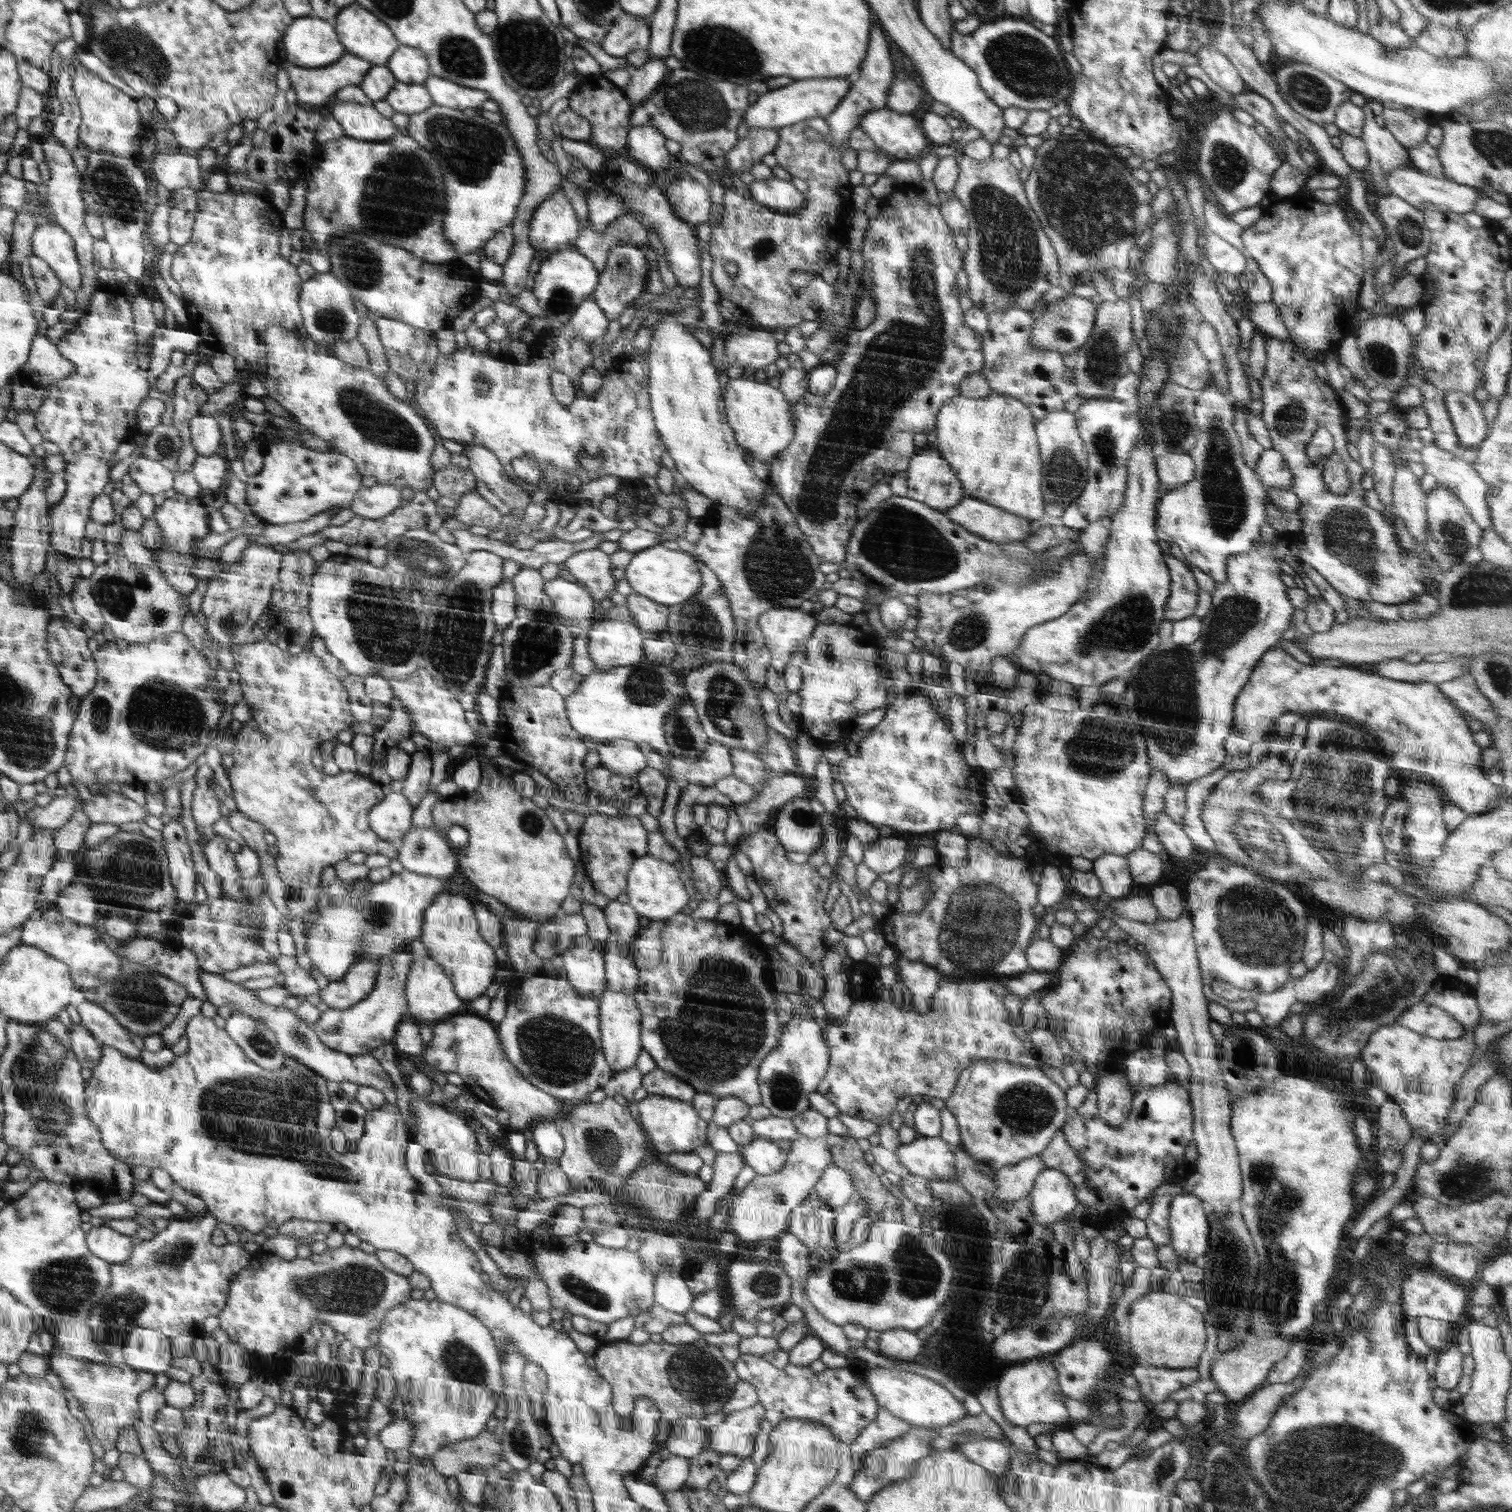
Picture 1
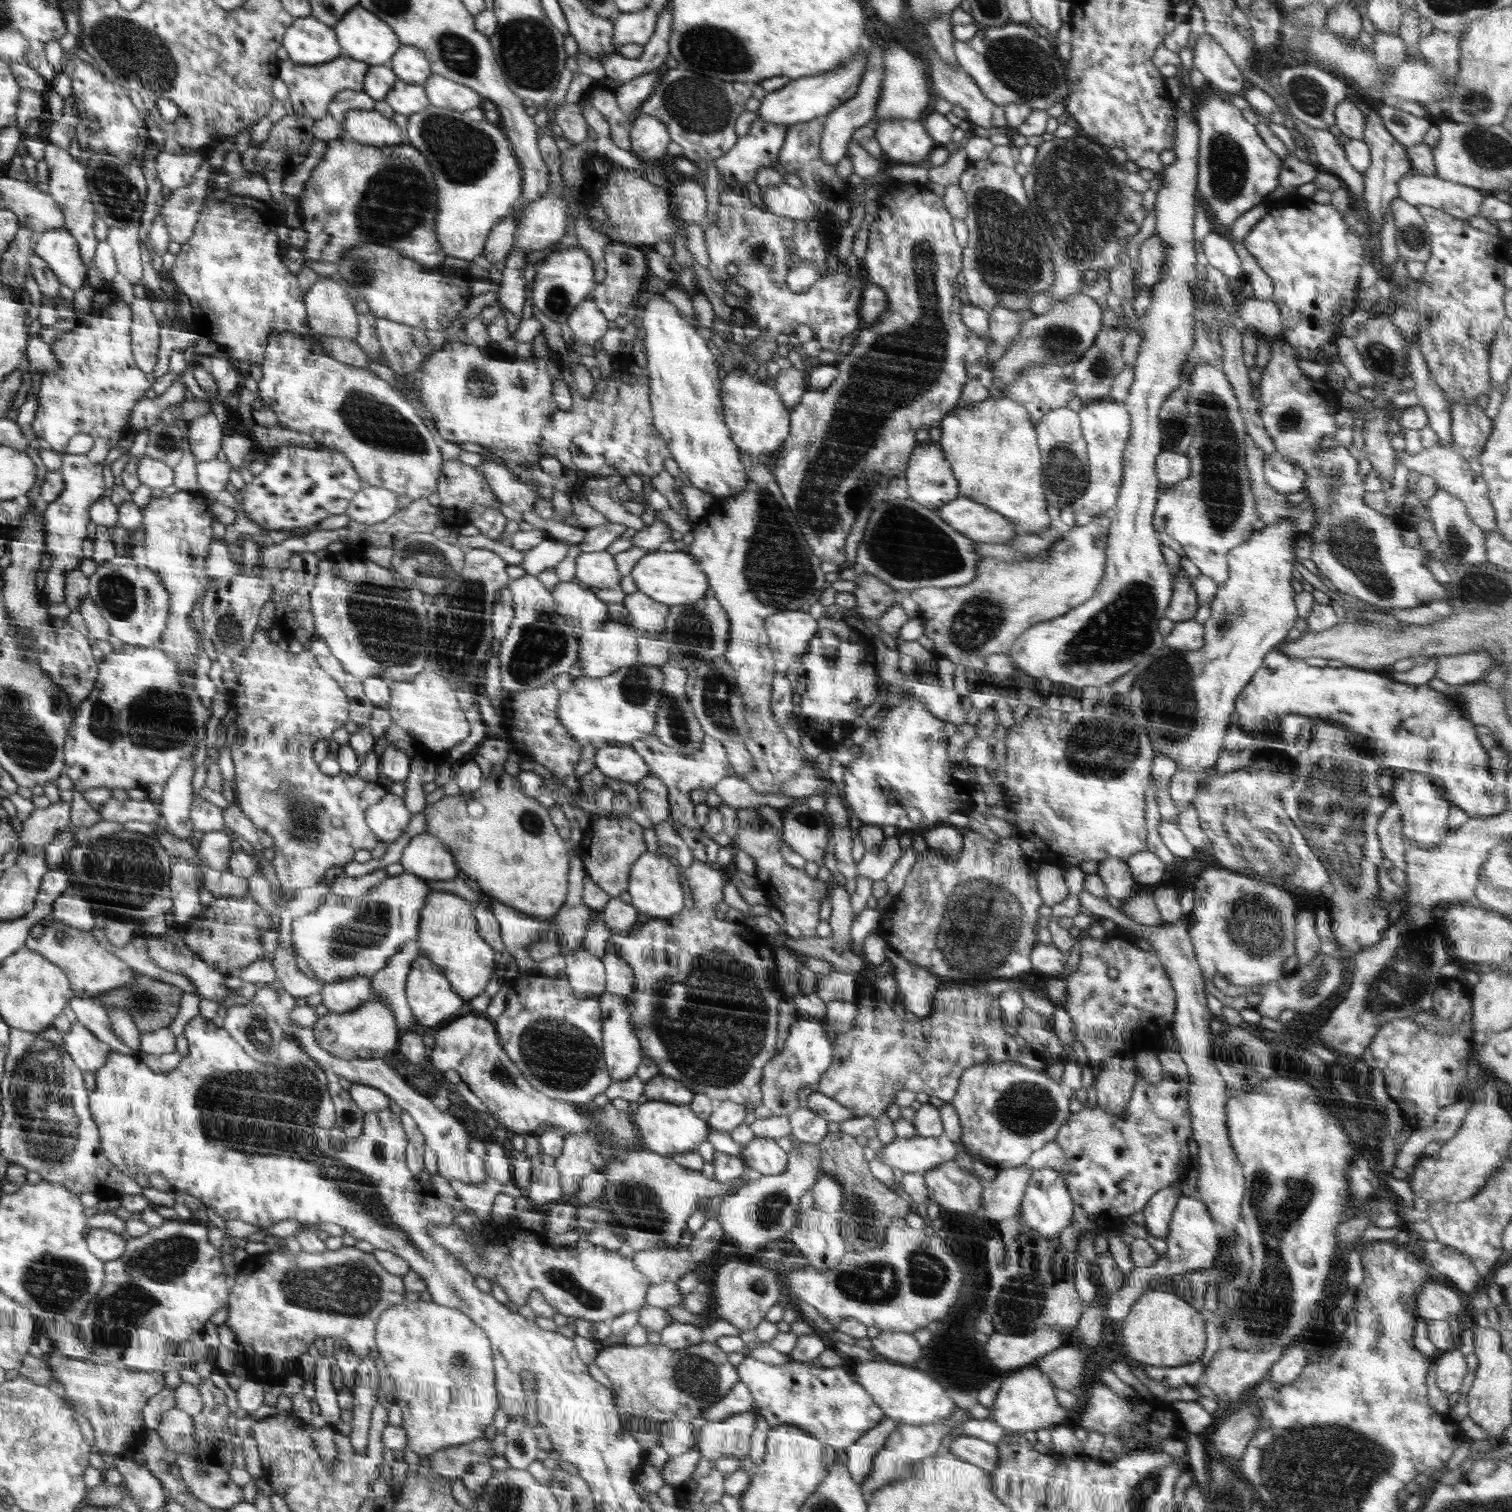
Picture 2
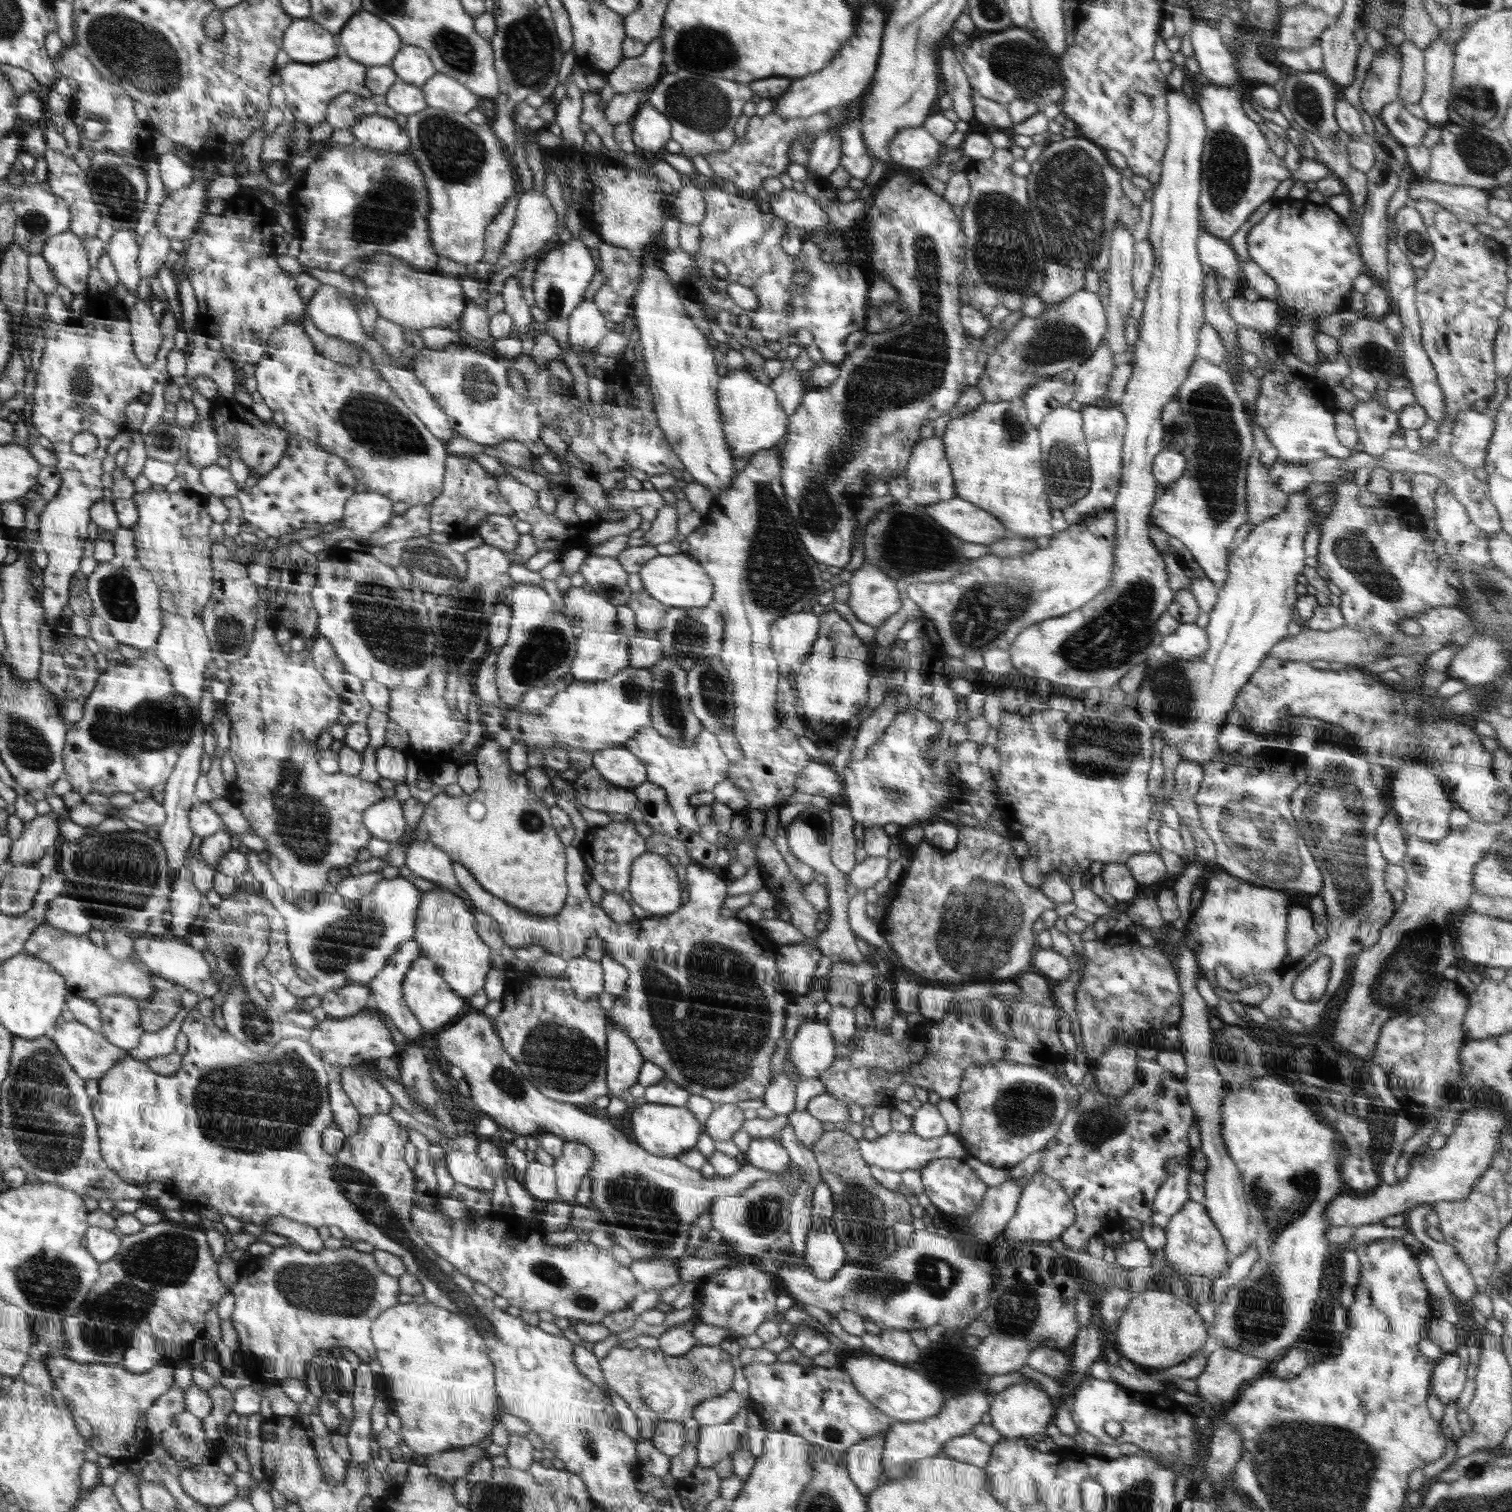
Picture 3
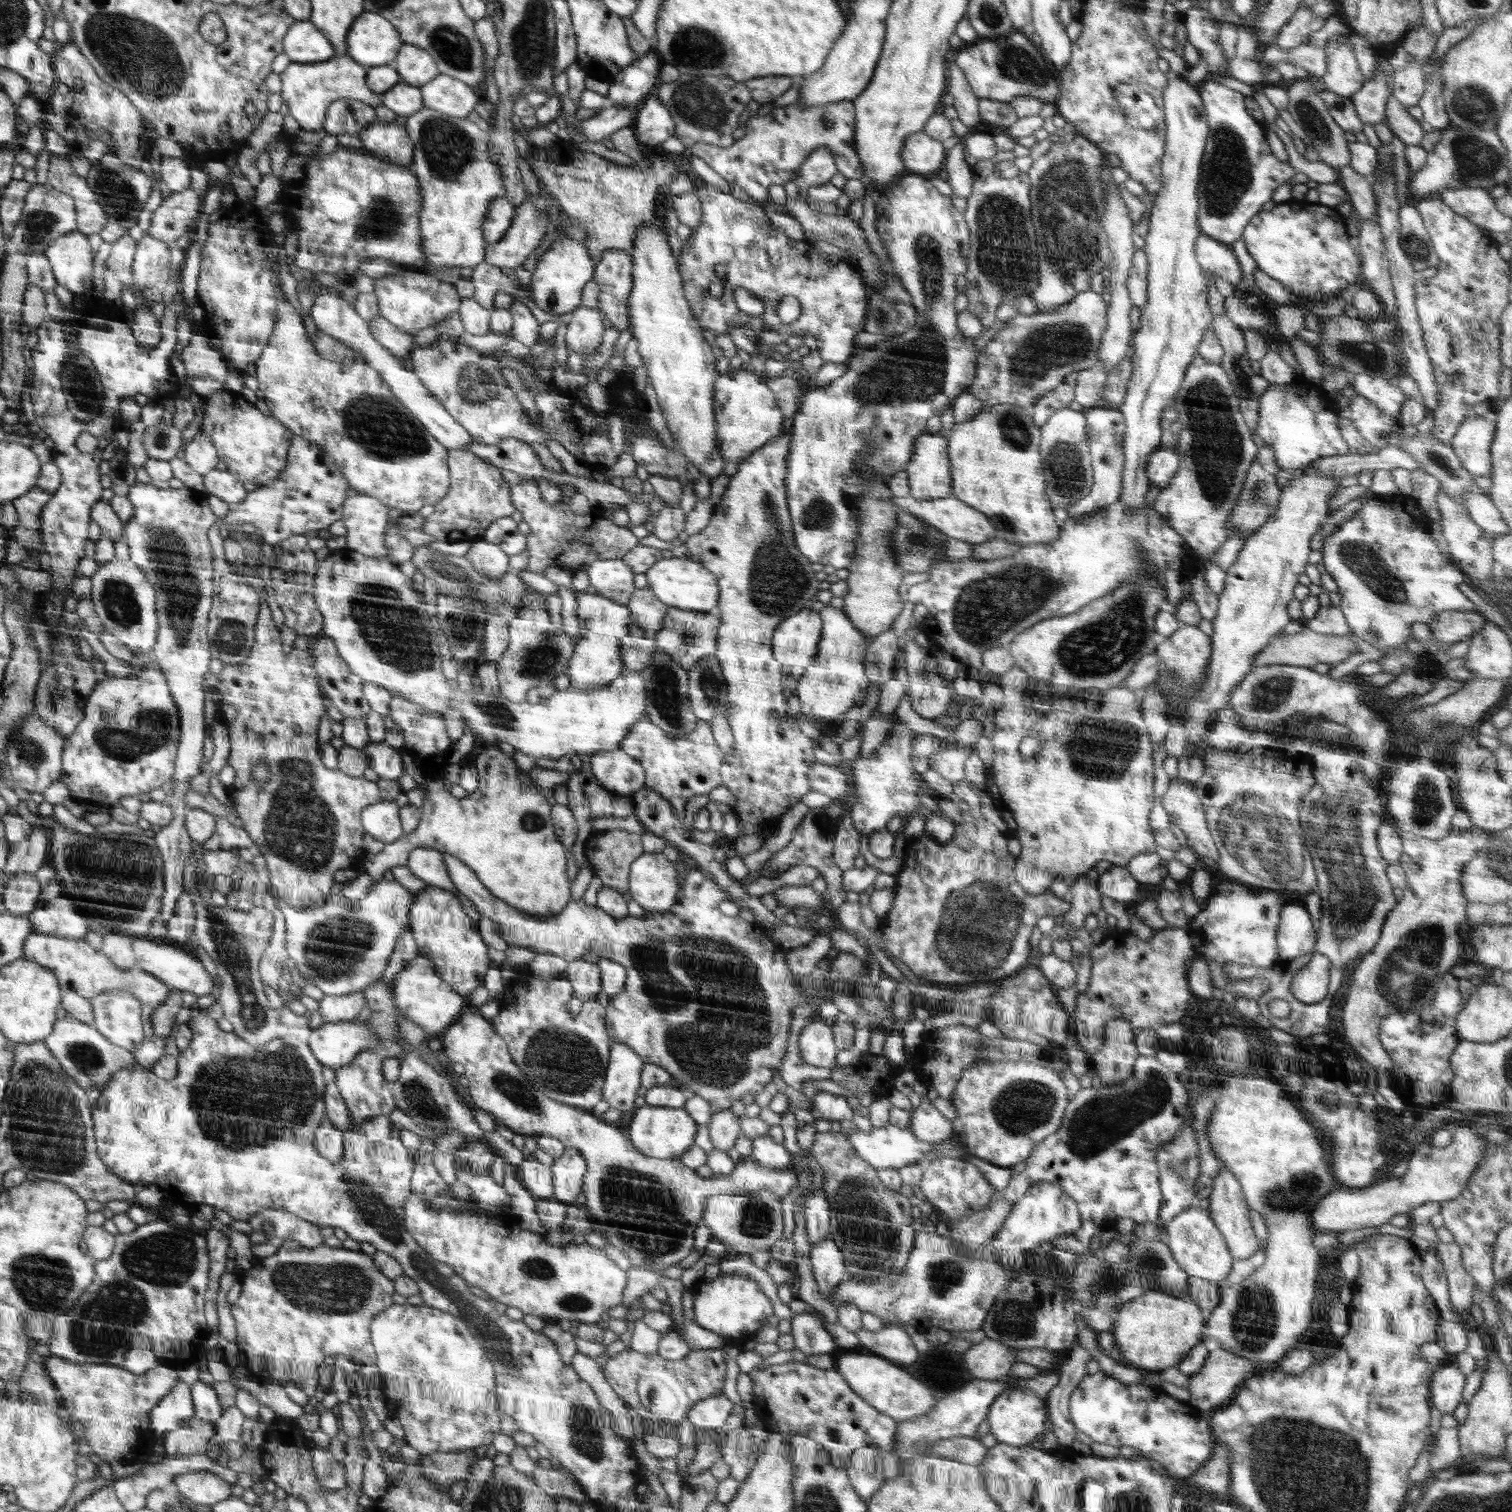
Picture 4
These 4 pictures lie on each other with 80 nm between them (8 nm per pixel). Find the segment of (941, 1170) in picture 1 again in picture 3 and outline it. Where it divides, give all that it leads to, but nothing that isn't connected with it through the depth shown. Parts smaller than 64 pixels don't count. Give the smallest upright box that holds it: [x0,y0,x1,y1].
[859,1130,966,1172]

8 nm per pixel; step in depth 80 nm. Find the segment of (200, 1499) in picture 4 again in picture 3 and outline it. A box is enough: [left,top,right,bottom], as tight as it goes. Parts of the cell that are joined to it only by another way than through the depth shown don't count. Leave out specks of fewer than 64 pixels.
[179,1461,238,1507]

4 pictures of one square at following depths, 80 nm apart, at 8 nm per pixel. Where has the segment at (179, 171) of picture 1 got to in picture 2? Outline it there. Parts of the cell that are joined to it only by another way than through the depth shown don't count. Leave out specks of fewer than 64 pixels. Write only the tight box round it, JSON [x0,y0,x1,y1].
[156,151,204,191]

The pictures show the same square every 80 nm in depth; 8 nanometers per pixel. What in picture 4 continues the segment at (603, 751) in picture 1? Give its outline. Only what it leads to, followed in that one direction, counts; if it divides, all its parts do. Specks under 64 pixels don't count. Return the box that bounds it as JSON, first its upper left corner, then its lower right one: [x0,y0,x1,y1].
[591,748,645,798]

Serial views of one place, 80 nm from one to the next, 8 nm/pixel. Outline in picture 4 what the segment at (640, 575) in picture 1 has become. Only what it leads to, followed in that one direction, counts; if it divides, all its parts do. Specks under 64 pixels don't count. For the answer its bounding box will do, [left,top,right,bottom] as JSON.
[645,556,719,613]

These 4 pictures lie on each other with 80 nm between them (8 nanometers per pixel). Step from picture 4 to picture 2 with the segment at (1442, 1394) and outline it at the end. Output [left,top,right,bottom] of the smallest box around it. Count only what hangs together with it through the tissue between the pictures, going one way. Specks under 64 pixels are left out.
[1435,1348,1467,1394]

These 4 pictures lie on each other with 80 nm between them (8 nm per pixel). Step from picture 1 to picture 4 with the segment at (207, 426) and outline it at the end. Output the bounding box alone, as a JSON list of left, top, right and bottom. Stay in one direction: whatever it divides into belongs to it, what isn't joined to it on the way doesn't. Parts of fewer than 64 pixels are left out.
[181,433,219,476]

